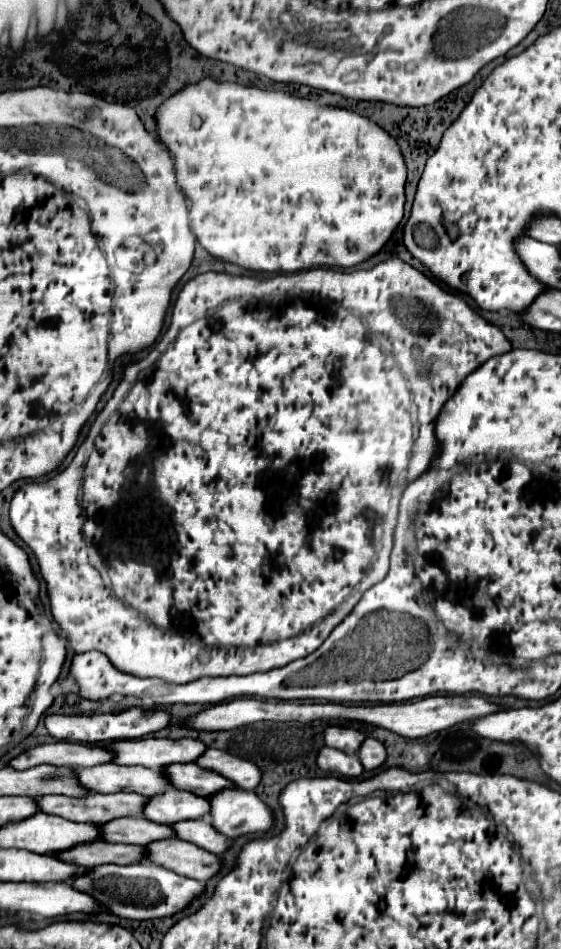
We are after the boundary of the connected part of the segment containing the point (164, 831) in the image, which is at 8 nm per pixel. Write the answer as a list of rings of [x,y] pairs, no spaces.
[[[130,816],[112,820],[102,826],[106,842],[122,842],[122,844],[152,844],[156,840],[174,838],[170,824],[156,824],[142,816]]]

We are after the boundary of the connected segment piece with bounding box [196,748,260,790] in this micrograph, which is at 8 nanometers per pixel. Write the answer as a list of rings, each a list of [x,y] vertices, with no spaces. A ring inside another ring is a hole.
[[[210,748],[206,750],[204,756],[198,758],[196,764],[202,768],[216,770],[218,774],[232,780],[242,790],[254,790],[260,784],[260,768],[256,768],[256,764],[240,756],[232,756],[230,752],[224,750]]]

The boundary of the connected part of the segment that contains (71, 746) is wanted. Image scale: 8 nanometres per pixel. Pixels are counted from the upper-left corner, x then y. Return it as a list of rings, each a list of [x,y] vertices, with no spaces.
[[[54,742],[54,744],[42,744],[36,746],[18,758],[10,762],[16,770],[28,770],[32,766],[40,764],[54,764],[54,766],[74,766],[74,768],[86,768],[86,766],[98,766],[114,760],[114,752],[110,752],[104,746],[92,746],[92,744],[78,744],[78,742]]]

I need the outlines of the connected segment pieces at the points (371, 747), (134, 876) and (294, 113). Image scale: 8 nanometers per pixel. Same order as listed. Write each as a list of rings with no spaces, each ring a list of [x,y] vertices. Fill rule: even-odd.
[[[366,738],[366,742],[360,746],[358,756],[366,770],[376,770],[386,762],[386,748],[382,746],[382,742],[374,738]]]
[[[150,860],[130,866],[114,866],[114,864],[96,866],[86,876],[72,878],[70,884],[82,892],[92,894],[100,902],[108,904],[112,914],[130,920],[152,920],[152,918],[174,916],[182,912],[186,906],[190,906],[190,902],[206,890],[204,882],[180,876],[168,868],[160,868]]]
[[[204,78],[196,84],[186,84],[186,88],[182,88],[178,94],[162,102],[162,106],[156,110],[156,132],[160,142],[172,152],[176,184],[186,198],[190,210],[190,230],[198,238],[198,244],[216,260],[232,262],[248,272],[298,272],[316,266],[328,266],[328,268],[356,266],[362,262],[362,258],[368,260],[370,256],[378,254],[384,248],[384,244],[392,238],[394,230],[404,218],[406,164],[402,150],[398,142],[382,126],[360,116],[354,110],[320,104],[316,100],[300,98],[292,92],[260,90],[256,86],[244,86],[238,82],[218,82],[212,78]]]

